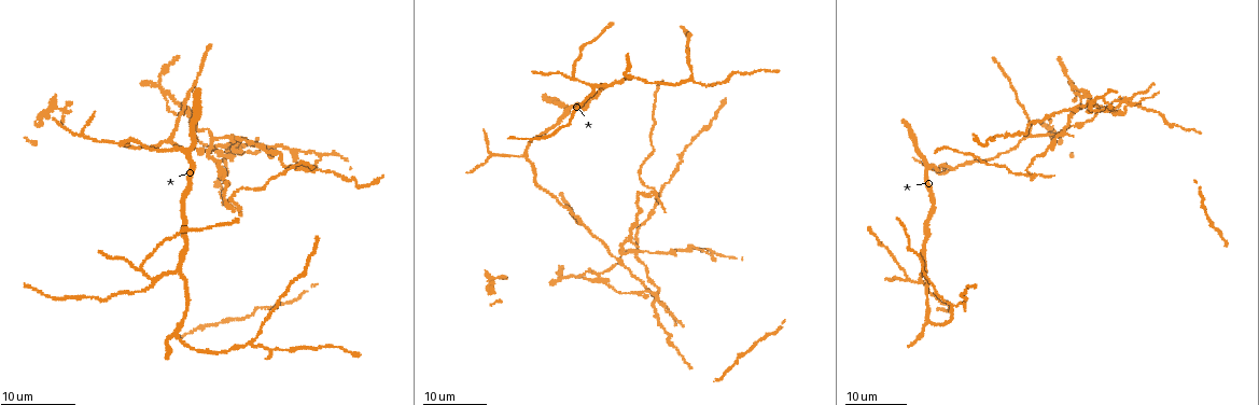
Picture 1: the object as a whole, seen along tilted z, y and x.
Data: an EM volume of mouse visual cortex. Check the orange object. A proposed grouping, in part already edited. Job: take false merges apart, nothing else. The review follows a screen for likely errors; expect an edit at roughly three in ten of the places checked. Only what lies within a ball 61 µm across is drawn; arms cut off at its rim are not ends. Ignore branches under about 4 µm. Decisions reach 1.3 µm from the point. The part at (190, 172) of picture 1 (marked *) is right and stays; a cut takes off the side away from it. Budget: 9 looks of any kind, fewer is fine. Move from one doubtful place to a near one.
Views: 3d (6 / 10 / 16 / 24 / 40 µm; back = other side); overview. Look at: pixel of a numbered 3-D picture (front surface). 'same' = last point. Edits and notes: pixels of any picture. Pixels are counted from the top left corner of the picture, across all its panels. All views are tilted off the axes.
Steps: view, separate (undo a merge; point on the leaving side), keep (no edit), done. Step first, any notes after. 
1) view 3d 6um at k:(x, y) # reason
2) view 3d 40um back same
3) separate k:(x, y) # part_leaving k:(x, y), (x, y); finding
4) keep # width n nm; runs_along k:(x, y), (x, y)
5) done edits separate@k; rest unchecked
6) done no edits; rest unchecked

view 3d 16um at 1:(603, 85) # thin arm on a thick one

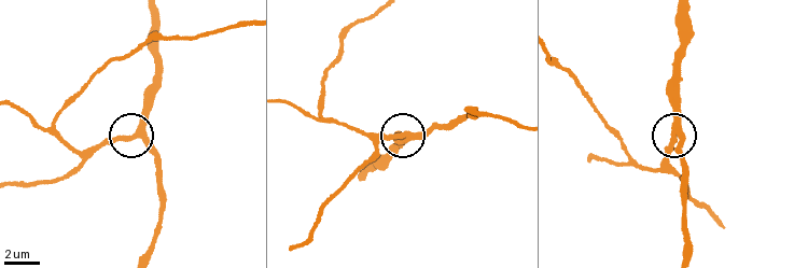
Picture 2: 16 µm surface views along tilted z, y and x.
view 3d 6um at 2:(674, 131)

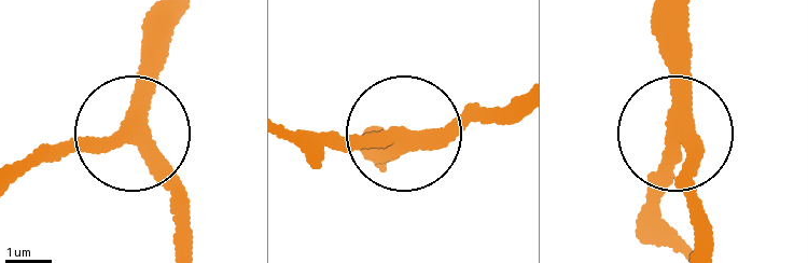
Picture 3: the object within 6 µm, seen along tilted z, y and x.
keep # side_arm 25 um; arms 3; continuous, no second cell

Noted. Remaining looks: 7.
view 3d 16um at 1:(142, 268) # three-way junction

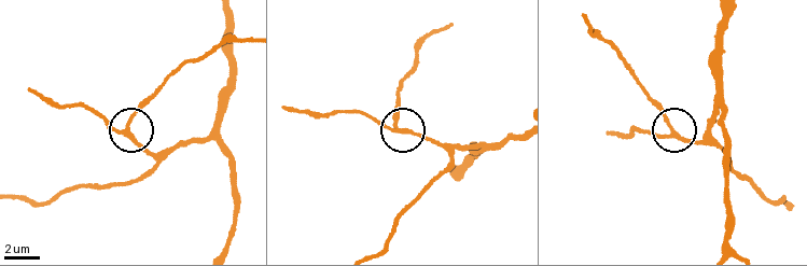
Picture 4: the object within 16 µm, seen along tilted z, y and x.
view 3d 6um at 4:(124, 125)

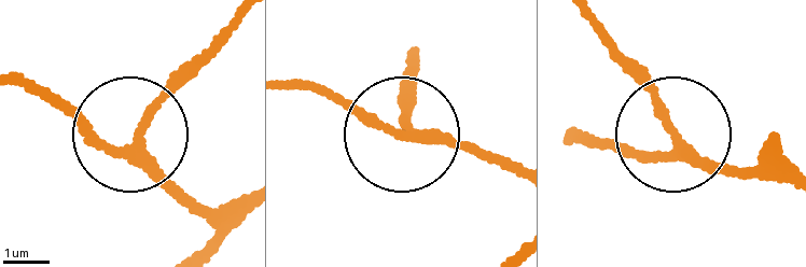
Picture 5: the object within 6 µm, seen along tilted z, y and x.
keep # arms 3; runs_along 5:(765, 144), (736, 176), (677, 143), (641, 158), (589, 145); one cell here

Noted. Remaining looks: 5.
view 3d 24um at 1:(693, 78)

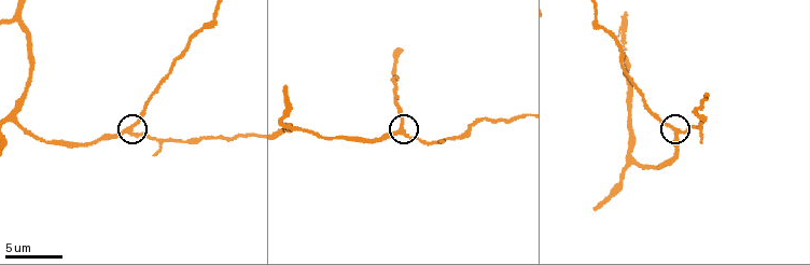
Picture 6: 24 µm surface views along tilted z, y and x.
view 3d 6um at 6:(402, 134)

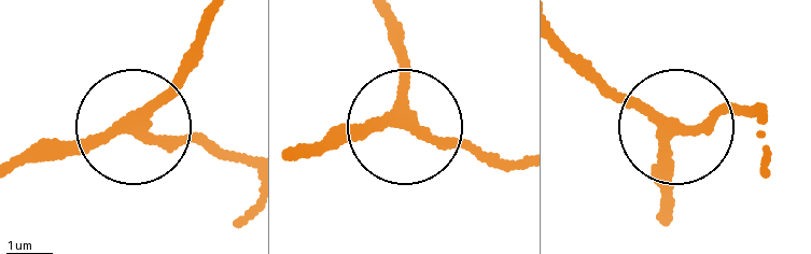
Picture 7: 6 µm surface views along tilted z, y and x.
keep # runs_along 7:(313, 154), (394, 128), (519, 166); one cell here

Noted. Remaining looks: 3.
view 3d 24um at 1:(1032, 135) # branch point

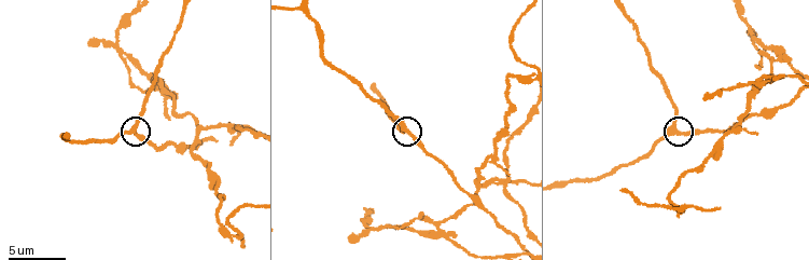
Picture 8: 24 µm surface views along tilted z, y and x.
view 3d 10um at 8:(676, 129)

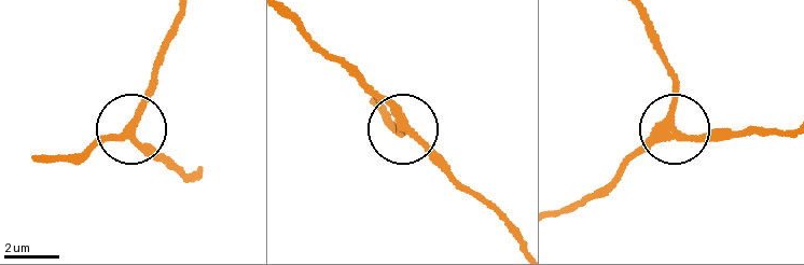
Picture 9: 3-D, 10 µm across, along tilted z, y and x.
keep # width 250 nm; all the same cell

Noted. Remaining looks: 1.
done no edits; rest unchecked

